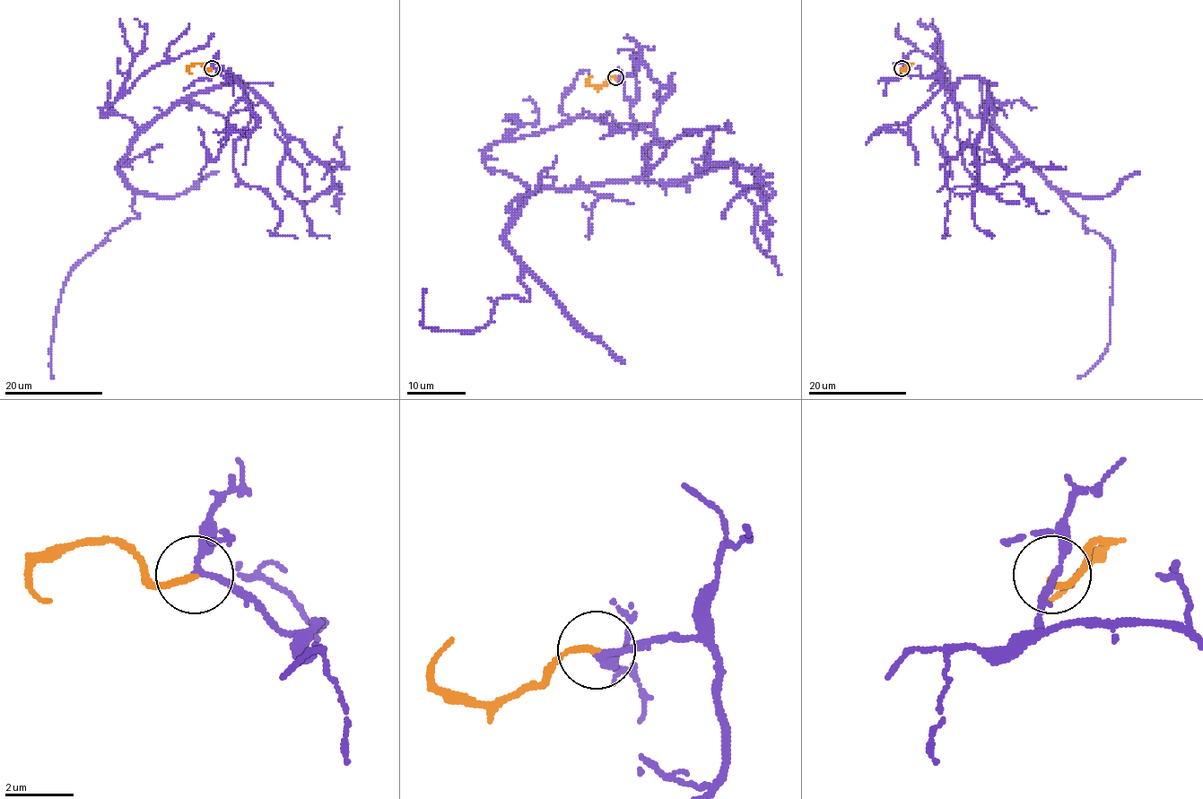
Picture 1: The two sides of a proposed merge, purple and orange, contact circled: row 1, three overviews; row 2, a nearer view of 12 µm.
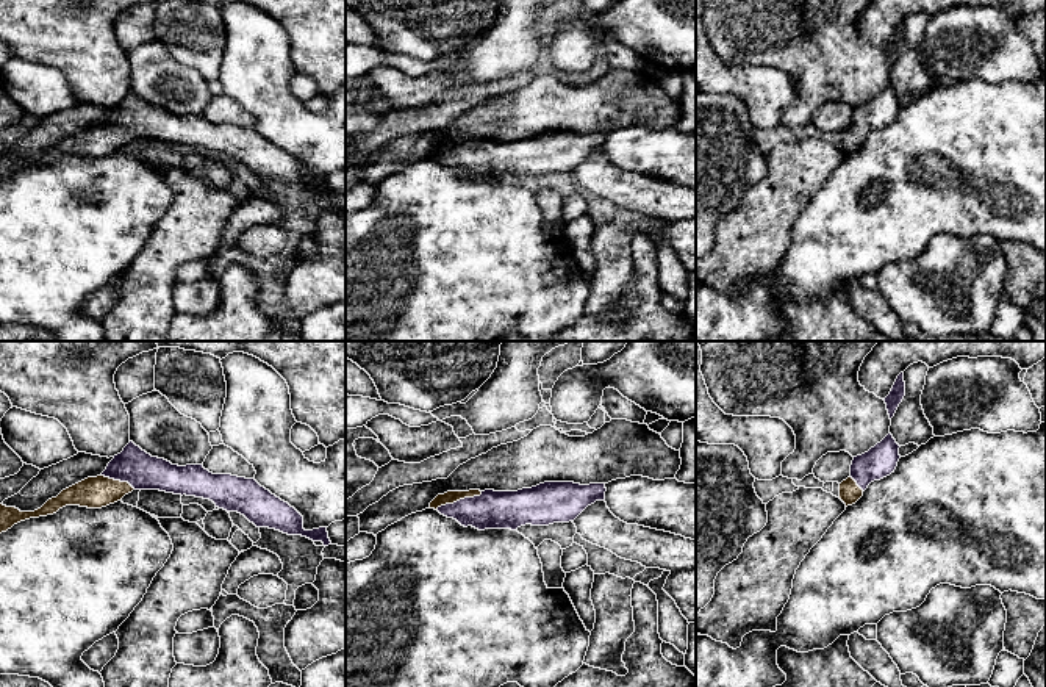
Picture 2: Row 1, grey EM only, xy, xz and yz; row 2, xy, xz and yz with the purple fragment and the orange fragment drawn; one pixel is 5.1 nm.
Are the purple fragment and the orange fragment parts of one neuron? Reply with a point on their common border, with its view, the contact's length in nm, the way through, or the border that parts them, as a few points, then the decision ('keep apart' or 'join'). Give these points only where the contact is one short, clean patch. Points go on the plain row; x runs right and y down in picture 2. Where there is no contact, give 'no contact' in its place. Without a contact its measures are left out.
contact xz (460, 149); length 260 nm; way xz (491, 158), (468, 157), (460, 149), (451, 146); join

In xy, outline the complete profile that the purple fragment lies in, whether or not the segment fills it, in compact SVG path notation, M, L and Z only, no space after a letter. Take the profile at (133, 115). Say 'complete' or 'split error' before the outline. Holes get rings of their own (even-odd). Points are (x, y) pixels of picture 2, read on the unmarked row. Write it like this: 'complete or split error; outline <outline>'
split error; outline M133 91L108 113L97 127L88 127L48 149L34 161L20 161L0 153L0 183L14 174L56 163L66 155L102 158L120 150L133 139L159 139L210 149L216 156L244 164L256 177L269 177L288 185L302 185L331 194L327 177L303 178L303 166L255 128L213 124L203 114L178 116L152 106Z

